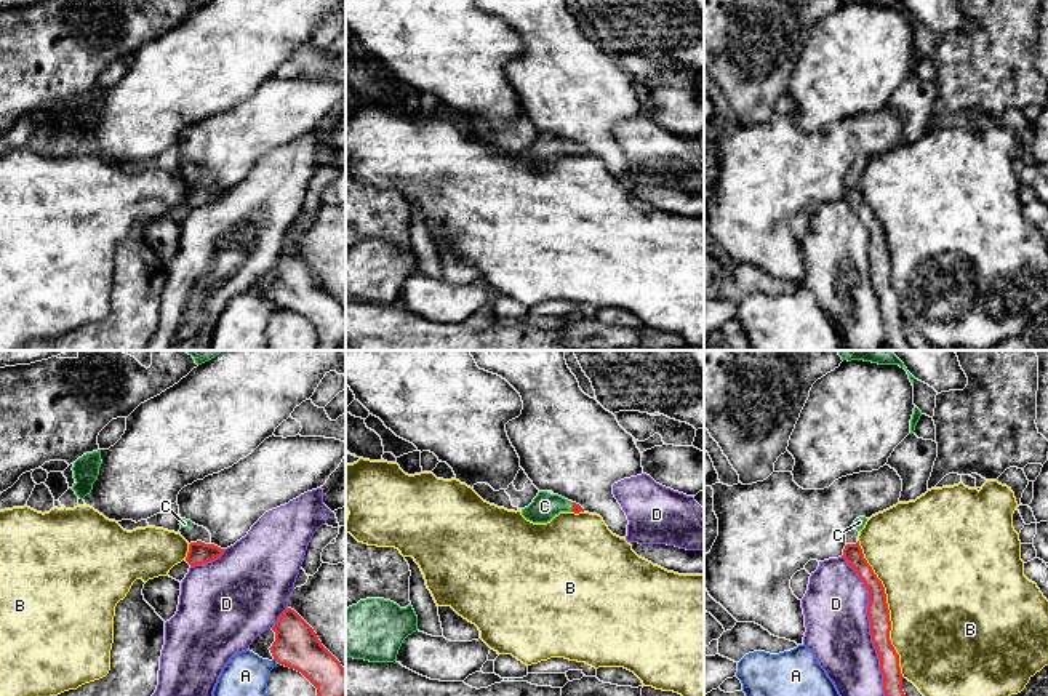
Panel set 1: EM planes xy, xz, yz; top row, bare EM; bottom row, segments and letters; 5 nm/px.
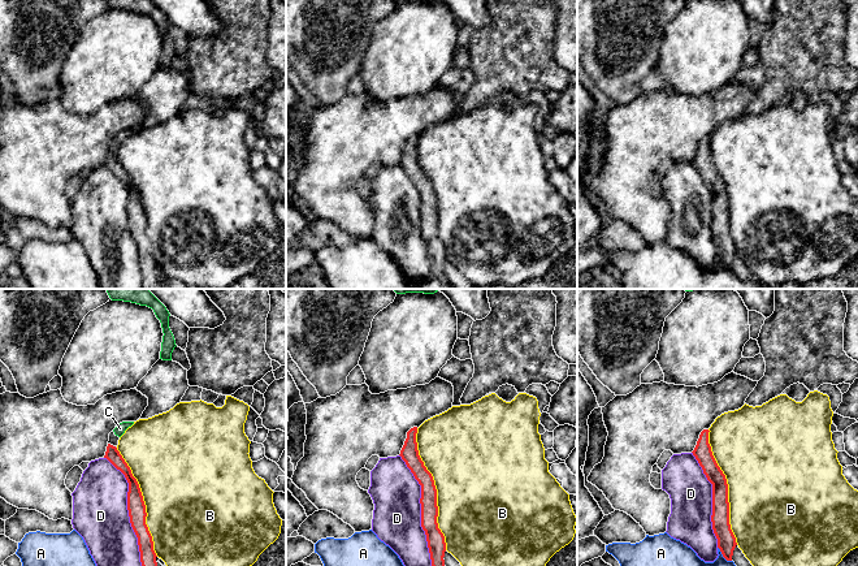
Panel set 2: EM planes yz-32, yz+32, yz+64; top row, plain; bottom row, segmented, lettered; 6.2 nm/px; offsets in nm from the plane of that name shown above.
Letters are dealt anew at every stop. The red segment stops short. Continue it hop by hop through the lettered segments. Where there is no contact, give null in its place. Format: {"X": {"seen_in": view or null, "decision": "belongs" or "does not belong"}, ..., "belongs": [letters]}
{"A": {"seen_in": "xy", "decision": "does not belong"}, "B": {"seen_in": "yz", "decision": "does not belong"}, "C": {"seen_in": "xz", "decision": "belongs"}, "D": {"seen_in": "yz", "decision": "does not belong"}, "belongs": ["C"]}

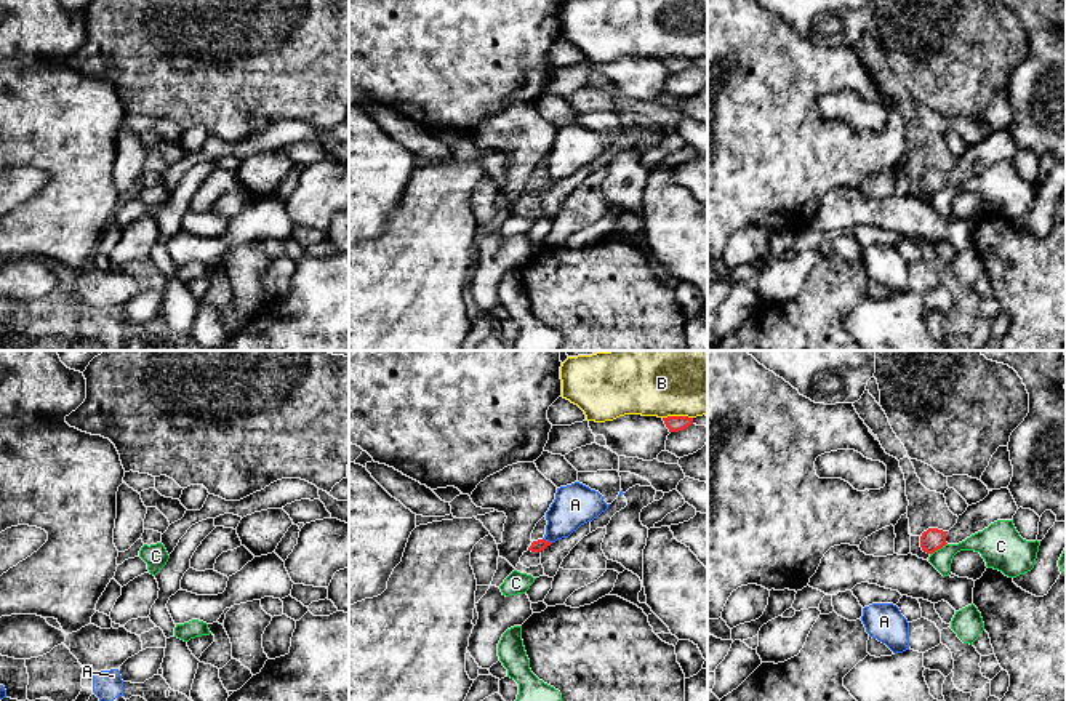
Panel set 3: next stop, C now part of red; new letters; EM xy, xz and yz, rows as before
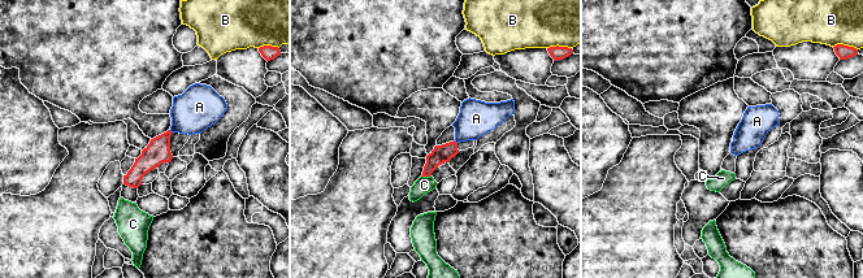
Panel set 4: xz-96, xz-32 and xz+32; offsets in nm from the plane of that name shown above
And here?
{"A": {"seen_in": "xz", "decision": "does not belong"}, "B": {"seen_in": "xz", "decision": "does not belong"}, "C": {"seen_in": "yz", "decision": "does not belong"}, "belongs": []}

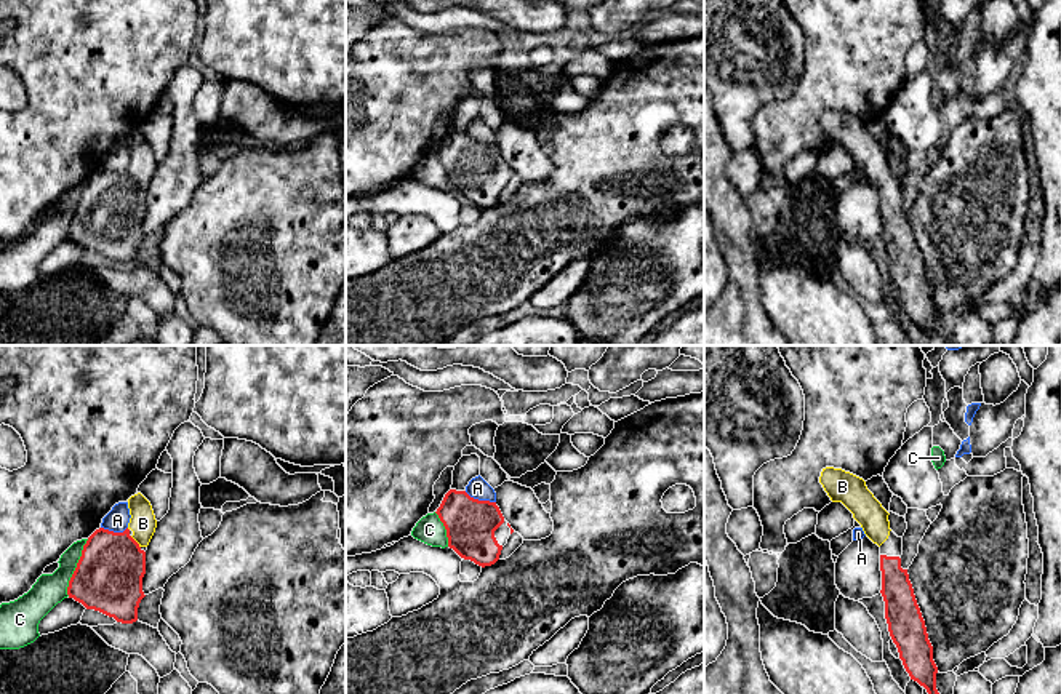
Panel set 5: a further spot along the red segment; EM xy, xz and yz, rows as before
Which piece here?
{"A": {"seen_in": "xz", "decision": "does not belong"}, "B": {"seen_in": "xy", "decision": "belongs"}, "C": {"seen_in": "xy", "decision": "does not belong"}, "belongs": ["B"]}

